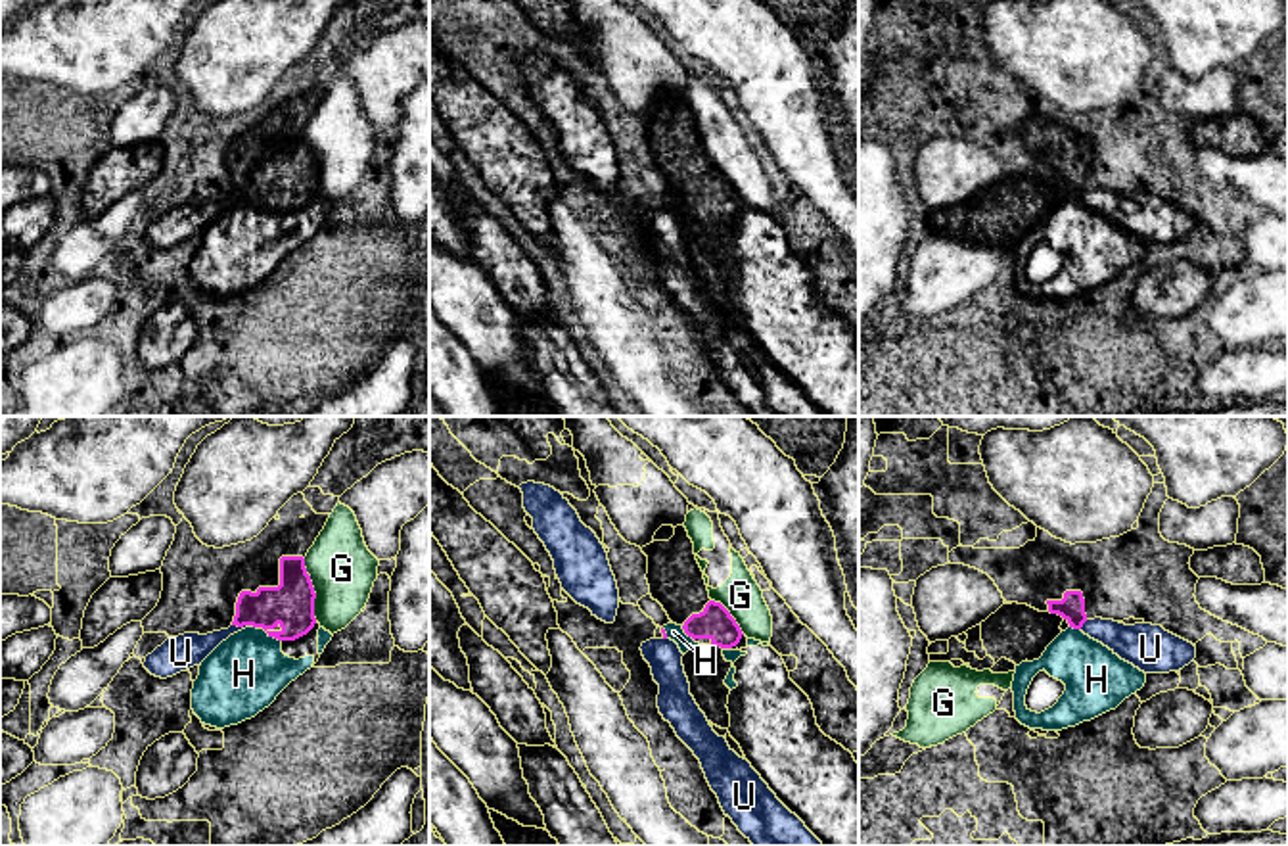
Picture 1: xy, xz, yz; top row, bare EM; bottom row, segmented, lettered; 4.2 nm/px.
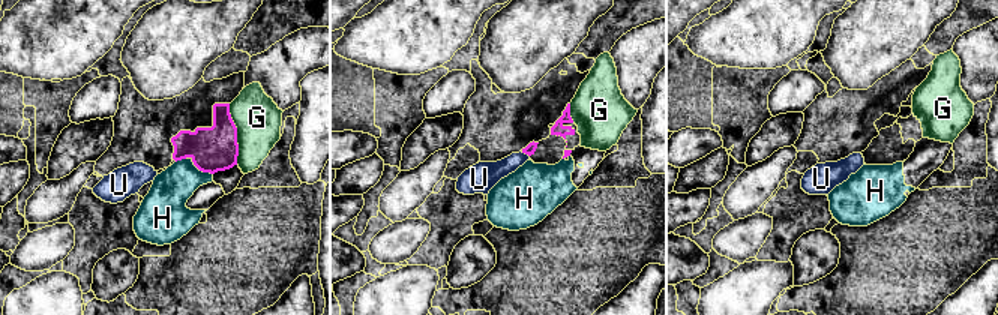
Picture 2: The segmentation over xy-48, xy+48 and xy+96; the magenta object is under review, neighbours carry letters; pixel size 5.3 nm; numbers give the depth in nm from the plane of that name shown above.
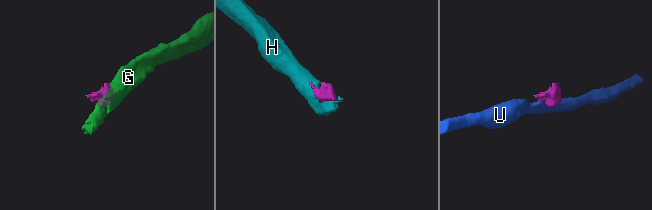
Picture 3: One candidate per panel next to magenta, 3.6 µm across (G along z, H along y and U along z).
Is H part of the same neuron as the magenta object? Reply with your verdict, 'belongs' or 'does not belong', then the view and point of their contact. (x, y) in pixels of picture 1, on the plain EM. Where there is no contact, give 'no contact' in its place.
does not belong | xy (273, 206)

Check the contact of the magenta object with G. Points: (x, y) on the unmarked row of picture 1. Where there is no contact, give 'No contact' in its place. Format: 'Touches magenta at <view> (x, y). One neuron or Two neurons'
Touches magenta at xy (313, 160). Two neurons

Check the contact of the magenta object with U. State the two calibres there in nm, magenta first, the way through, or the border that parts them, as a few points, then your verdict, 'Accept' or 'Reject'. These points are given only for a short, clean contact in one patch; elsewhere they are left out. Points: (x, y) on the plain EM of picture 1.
Thickness 190 nm (magenta) against 140 nm. Boundary: xy (232, 194), (248, 196). Reject

